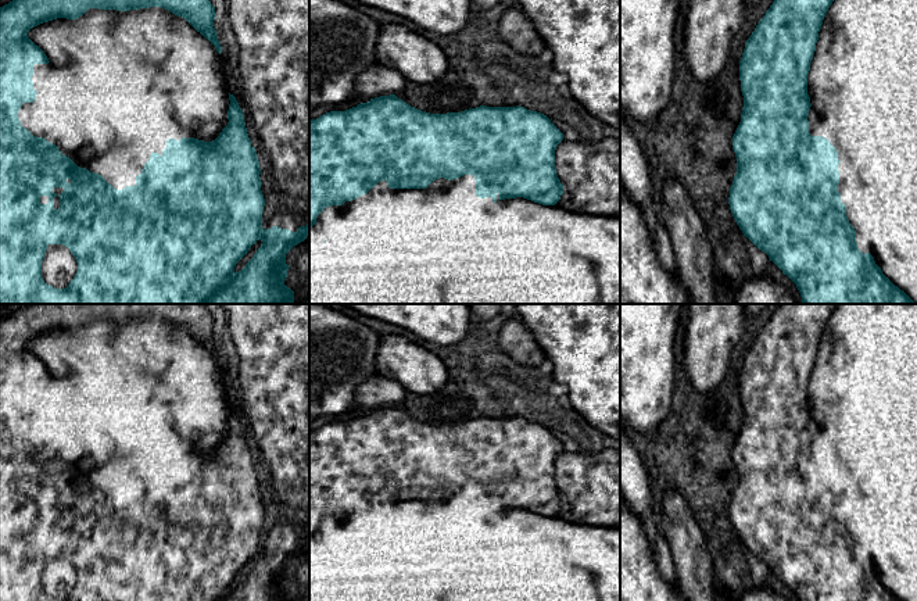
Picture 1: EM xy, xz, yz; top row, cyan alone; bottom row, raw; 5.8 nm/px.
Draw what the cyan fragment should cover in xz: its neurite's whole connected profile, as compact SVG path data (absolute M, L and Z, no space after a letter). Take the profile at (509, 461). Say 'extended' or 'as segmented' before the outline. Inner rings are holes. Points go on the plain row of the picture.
extended; M395 405L370 409L345 422L330 422L316 430L309 430L309 539L316 534L318 526L332 516L341 516L345 512L355 511L366 505L379 493L386 491L390 500L449 500L455 501L455 519L462 522L465 527L476 522L484 522L498 511L523 508L542 516L555 516L563 505L555 479L555 461L563 451L563 444L551 433L551 430L537 422L524 418L487 418L480 416L461 423L430 425L411 418Z

